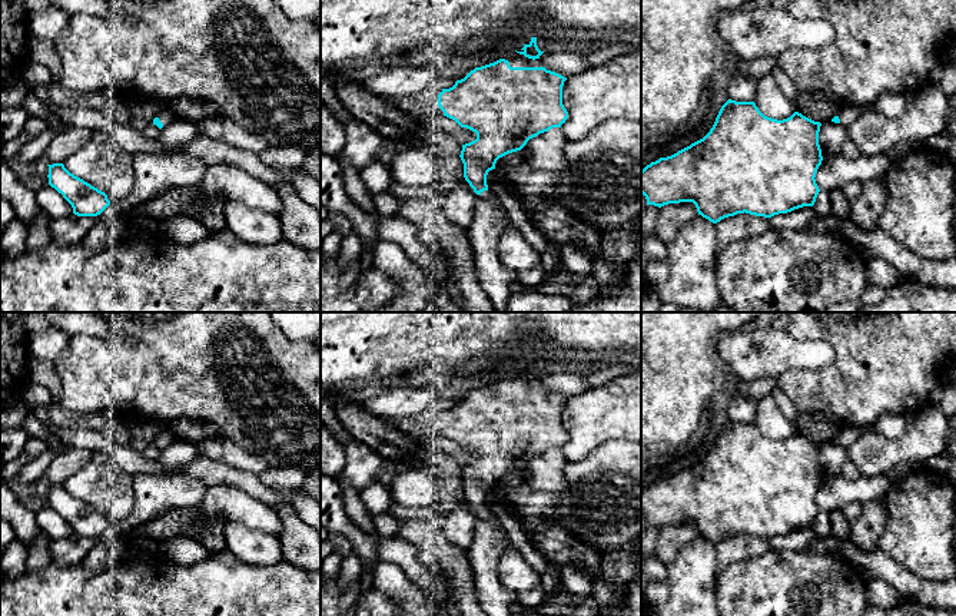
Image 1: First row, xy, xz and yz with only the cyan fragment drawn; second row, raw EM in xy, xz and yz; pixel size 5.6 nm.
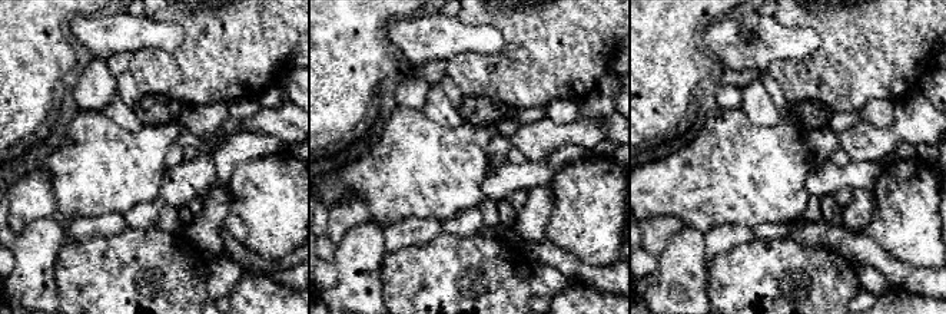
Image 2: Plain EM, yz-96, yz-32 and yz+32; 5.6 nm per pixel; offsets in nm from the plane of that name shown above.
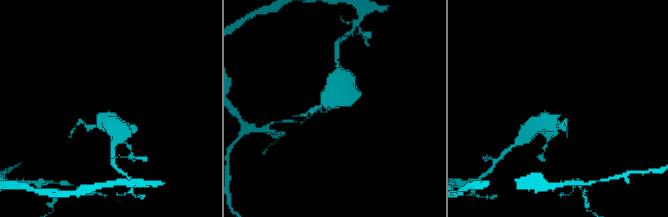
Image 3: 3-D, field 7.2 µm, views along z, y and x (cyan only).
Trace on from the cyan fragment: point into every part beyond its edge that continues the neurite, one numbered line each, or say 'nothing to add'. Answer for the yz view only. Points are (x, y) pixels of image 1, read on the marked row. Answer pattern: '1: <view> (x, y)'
1: yz (847, 115)

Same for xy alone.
1: xy (165, 116)

